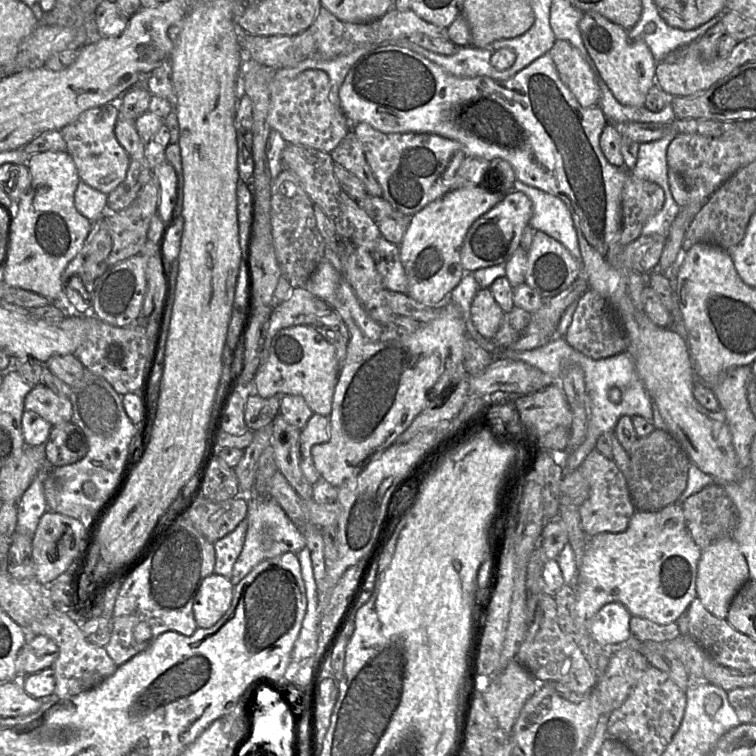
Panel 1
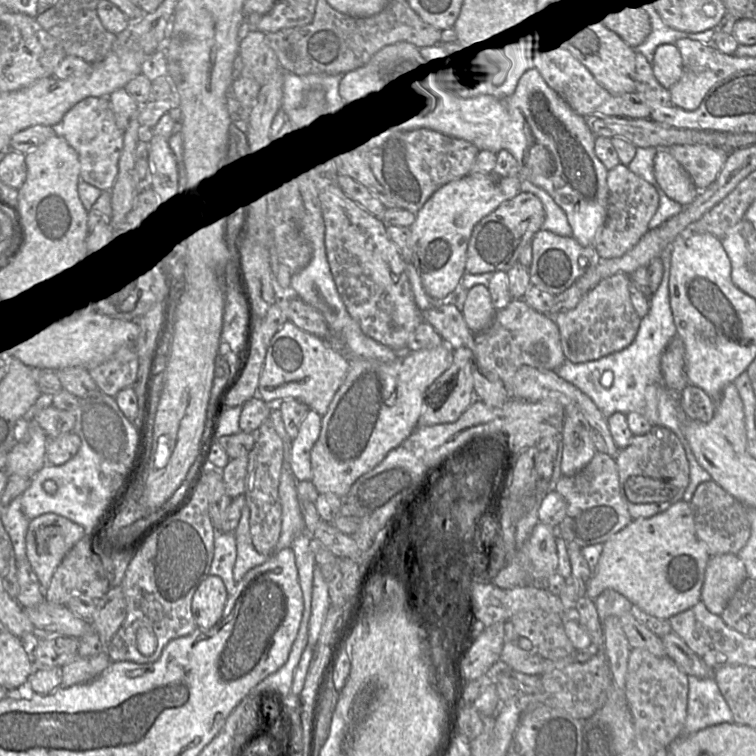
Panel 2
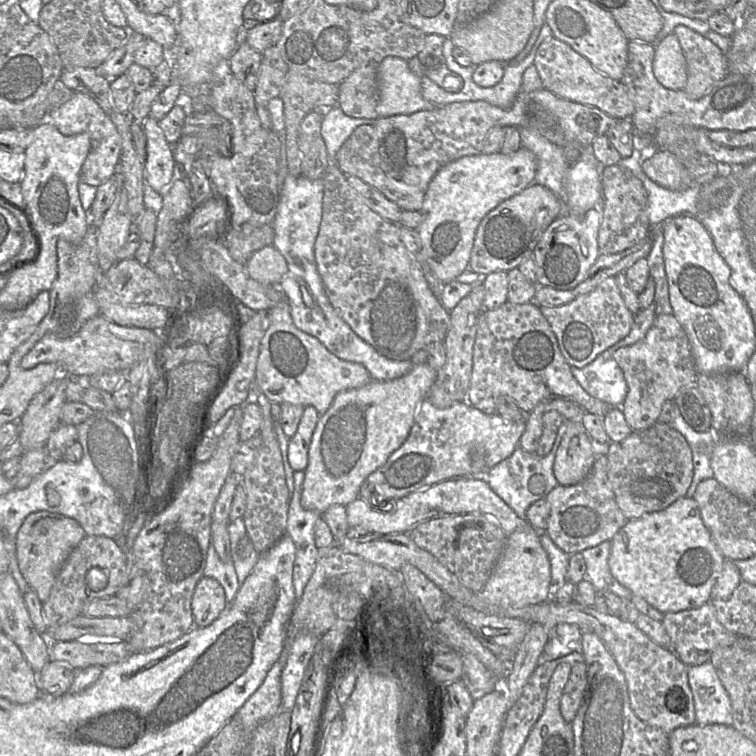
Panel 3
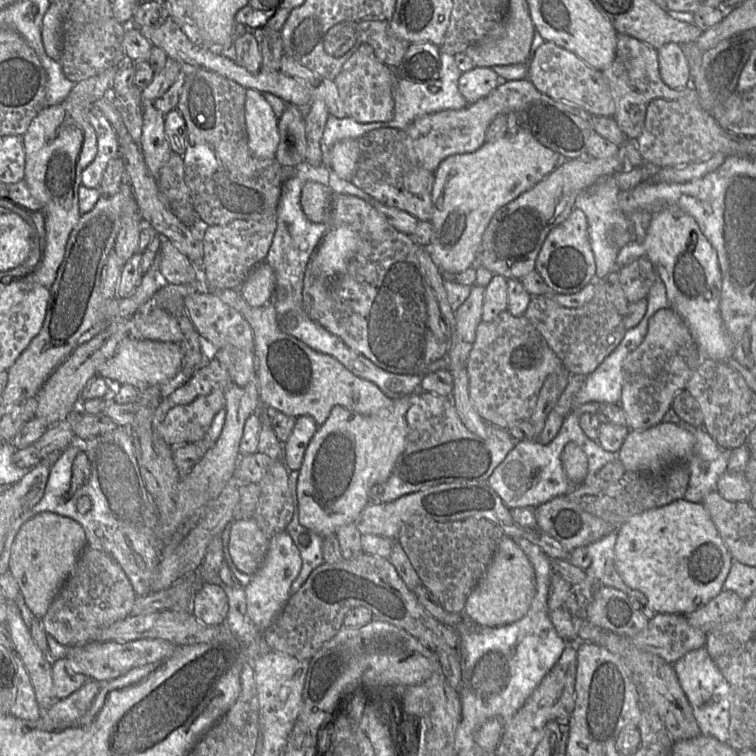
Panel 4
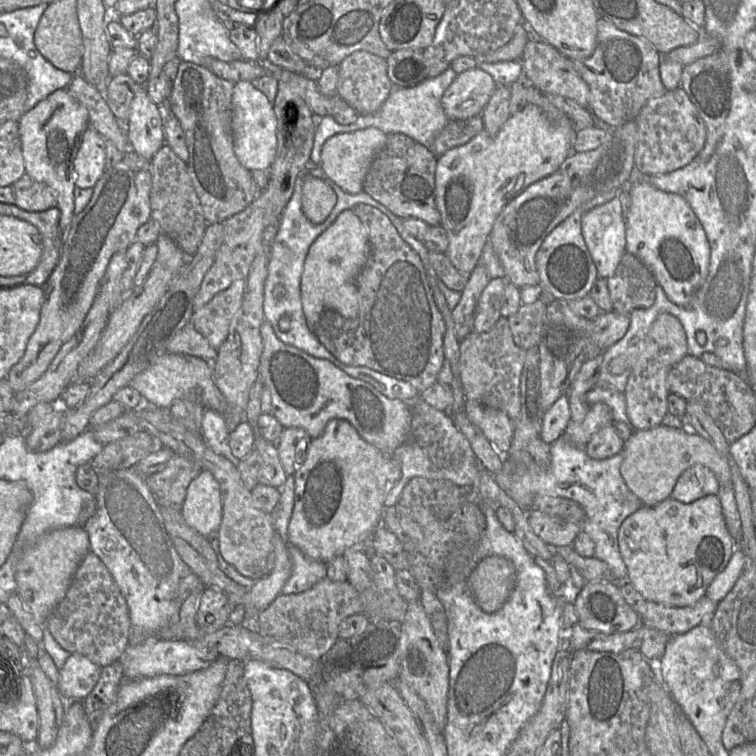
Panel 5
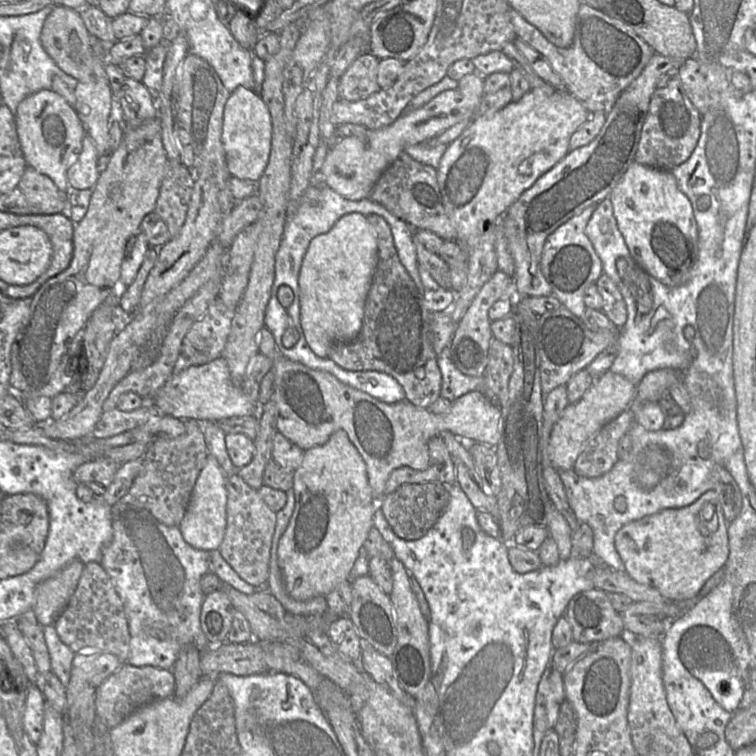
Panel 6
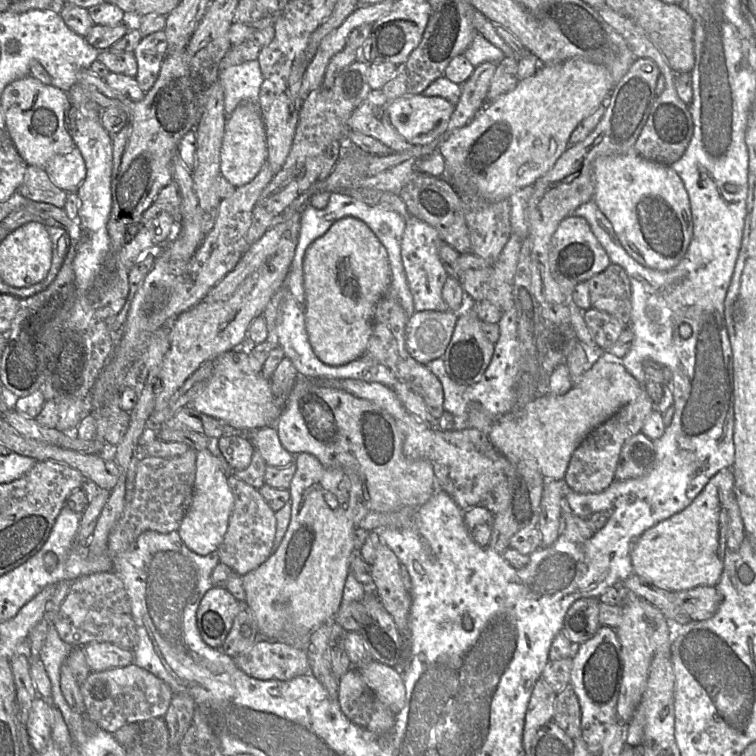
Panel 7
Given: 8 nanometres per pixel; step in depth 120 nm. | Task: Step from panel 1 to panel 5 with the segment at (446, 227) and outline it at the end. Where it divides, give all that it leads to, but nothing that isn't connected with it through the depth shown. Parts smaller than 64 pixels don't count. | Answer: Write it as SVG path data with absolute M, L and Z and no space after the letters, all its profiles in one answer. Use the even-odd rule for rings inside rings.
M527 103L516 114L510 115L499 132L490 135L483 130L464 145L452 148L437 158L435 172L435 204L442 226L448 237L445 252L454 267L469 275L480 262L493 224L503 208L528 186L553 174L570 156L577 129L569 117L550 121L536 105Z

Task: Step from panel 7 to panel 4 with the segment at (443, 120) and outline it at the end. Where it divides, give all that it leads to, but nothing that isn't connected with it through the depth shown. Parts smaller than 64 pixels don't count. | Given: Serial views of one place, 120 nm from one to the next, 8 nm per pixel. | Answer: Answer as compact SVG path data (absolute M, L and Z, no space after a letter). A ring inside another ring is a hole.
M474 67L461 74L458 89L469 105L488 96L501 82L491 67ZM359 138L336 142L331 149L330 168L343 180L351 181L361 154Z

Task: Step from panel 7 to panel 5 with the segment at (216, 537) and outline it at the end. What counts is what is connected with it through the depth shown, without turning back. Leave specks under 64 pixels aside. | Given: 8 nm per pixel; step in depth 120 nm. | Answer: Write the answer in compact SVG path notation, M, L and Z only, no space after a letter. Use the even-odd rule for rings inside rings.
M206 469L190 483L181 507L186 523L203 536L213 538L222 522L222 494L219 483Z

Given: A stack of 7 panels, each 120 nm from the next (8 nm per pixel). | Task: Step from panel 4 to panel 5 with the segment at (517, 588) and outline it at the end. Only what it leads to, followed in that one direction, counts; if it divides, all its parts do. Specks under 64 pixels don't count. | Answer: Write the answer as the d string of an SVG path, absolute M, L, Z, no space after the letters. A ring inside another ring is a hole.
M497 555L483 559L468 579L469 591L480 609L491 614L508 600L516 582L513 563Z

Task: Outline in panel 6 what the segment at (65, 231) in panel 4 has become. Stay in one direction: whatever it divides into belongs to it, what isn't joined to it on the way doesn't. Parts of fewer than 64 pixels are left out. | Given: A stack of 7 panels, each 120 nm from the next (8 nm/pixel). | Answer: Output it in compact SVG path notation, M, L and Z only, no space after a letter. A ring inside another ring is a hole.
M40 90L24 98L14 114L16 132L26 165L49 177L57 188L68 190L66 176L70 159L77 155L85 129L76 111L56 92Z

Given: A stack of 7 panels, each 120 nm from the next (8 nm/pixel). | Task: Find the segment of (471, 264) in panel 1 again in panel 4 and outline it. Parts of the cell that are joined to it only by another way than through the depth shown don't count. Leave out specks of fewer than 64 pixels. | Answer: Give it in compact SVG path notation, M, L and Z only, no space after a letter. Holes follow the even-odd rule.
M622 154L607 158L582 155L565 159L554 171L516 199L499 208L491 218L478 249L475 266L482 266L507 280L521 280L535 269L535 262L549 232L567 219L577 196L598 178L622 168Z

